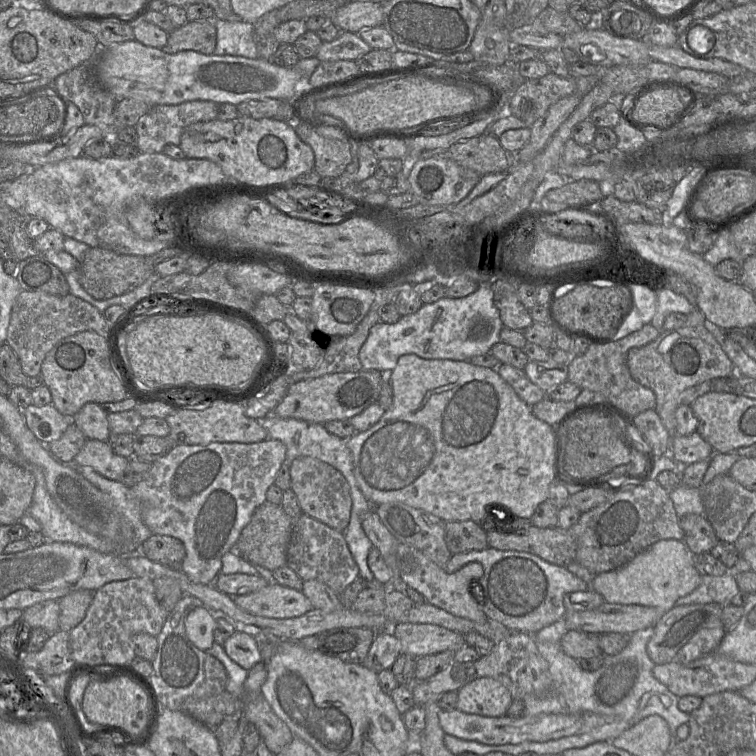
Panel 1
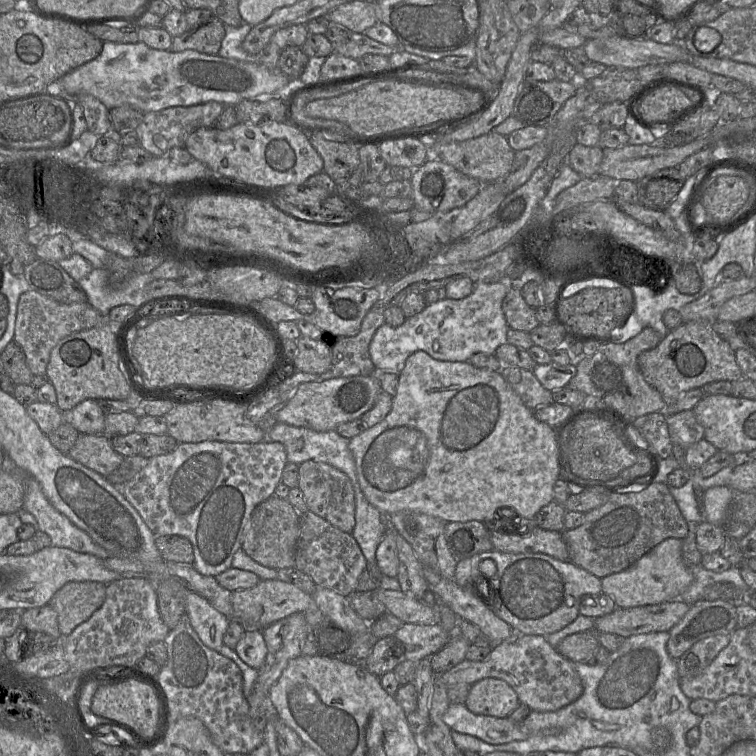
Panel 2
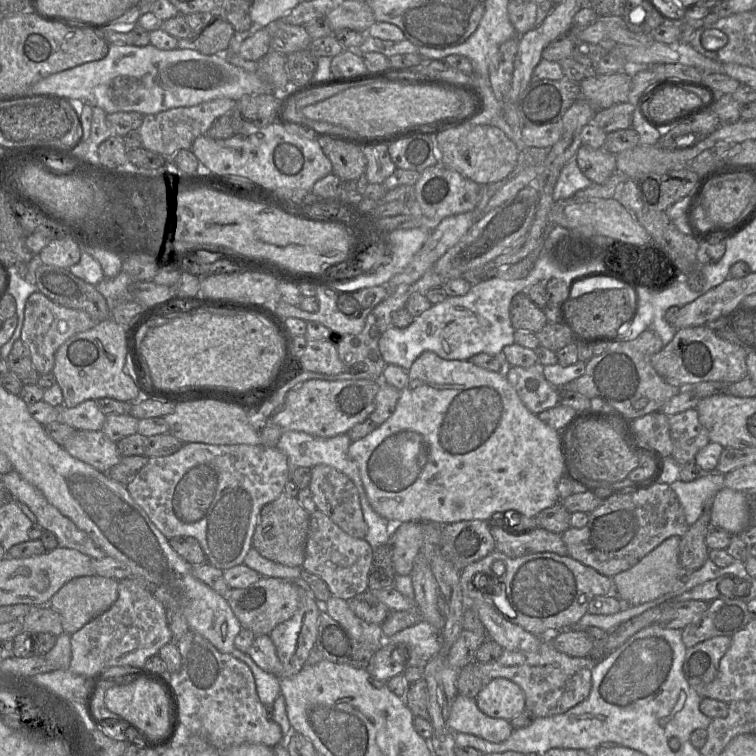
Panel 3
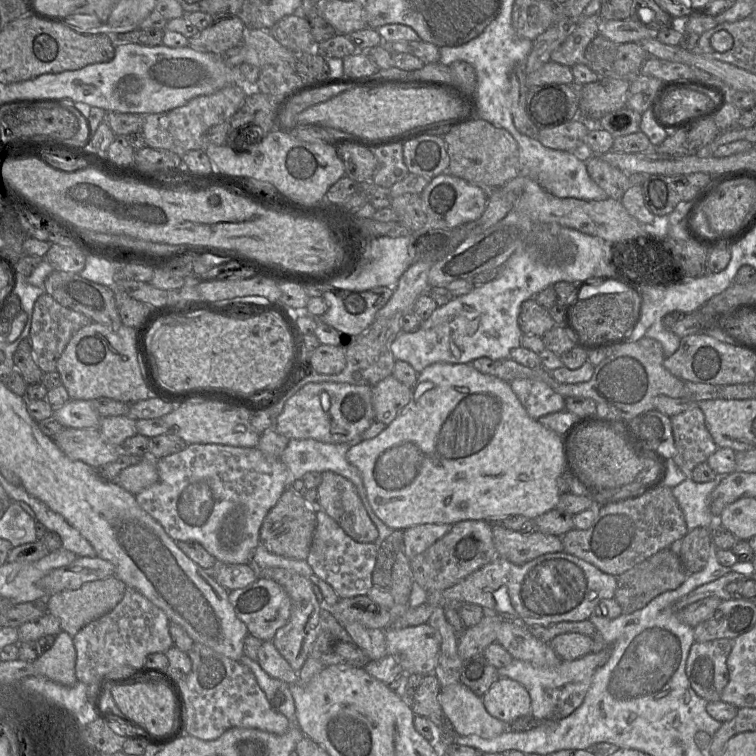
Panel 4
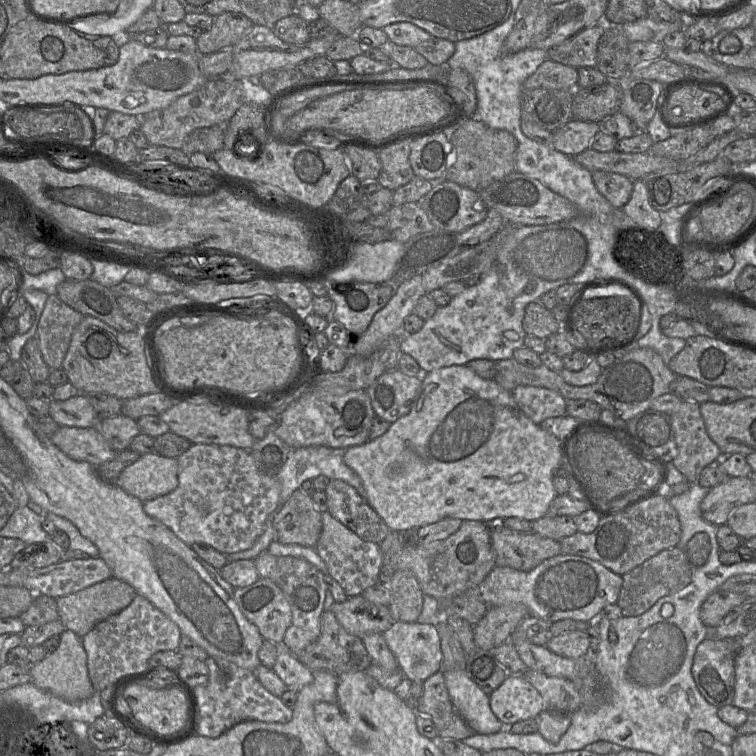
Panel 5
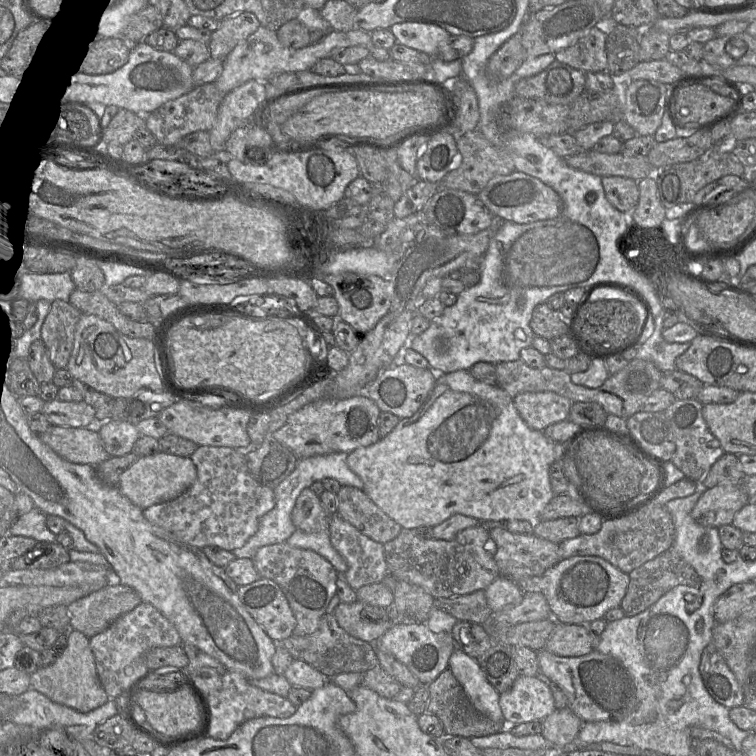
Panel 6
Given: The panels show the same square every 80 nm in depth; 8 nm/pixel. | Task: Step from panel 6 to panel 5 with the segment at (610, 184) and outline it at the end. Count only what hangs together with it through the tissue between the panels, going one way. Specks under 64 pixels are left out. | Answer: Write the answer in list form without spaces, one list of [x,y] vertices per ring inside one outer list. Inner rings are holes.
[[[591,171],[598,191],[616,209],[622,209],[630,199],[634,181],[629,177],[604,171]]]

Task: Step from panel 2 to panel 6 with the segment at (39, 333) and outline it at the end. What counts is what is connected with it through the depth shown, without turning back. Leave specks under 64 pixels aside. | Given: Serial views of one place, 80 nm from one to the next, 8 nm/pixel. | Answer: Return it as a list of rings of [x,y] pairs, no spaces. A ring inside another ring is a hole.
[[[55,300],[40,331],[50,361],[56,368],[65,369],[74,343],[74,332],[81,312],[69,302]]]

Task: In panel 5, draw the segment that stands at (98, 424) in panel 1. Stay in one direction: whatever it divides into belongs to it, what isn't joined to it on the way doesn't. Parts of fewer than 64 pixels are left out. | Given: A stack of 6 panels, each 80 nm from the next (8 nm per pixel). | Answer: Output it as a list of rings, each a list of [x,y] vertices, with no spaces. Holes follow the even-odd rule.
[[[81,393],[65,401],[50,401],[49,416],[59,427],[88,428],[98,423],[91,401]]]

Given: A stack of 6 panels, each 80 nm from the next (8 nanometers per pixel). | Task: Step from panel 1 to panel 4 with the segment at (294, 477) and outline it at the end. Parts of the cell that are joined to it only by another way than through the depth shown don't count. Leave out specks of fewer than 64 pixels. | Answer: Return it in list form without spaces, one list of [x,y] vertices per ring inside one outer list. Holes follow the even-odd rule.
[[[320,472],[322,480],[316,488],[320,509],[335,520],[341,528],[354,540],[362,543],[375,543],[378,530],[370,519],[361,501],[356,486],[347,478],[331,472]]]

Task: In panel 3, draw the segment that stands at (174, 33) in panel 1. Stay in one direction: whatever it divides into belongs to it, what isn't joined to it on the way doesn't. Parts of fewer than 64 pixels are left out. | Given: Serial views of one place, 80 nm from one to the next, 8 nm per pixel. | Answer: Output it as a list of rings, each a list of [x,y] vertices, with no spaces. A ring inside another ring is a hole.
[[[213,17],[201,29],[193,29],[187,38],[178,39],[177,48],[191,49],[205,55],[224,54],[234,34],[235,29],[229,22]]]

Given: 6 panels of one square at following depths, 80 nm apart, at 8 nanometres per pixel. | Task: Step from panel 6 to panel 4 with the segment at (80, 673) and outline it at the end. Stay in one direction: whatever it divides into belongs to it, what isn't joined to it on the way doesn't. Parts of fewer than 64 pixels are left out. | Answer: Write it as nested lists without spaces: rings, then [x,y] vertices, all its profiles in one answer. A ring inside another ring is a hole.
[[[61,631],[56,635],[52,648],[36,659],[33,665],[35,675],[69,686],[78,681],[75,663],[76,650],[73,637],[65,631]]]

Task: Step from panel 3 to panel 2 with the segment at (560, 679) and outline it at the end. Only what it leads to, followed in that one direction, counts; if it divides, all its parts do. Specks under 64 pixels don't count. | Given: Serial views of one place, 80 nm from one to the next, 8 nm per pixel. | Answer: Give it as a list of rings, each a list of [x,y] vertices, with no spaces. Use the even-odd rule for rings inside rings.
[[[515,633],[509,639],[493,644],[485,660],[464,660],[437,676],[447,687],[460,683],[472,685],[485,678],[504,680],[516,692],[520,703],[537,712],[559,710],[576,701],[583,693],[583,684],[574,662],[561,655],[542,635]]]

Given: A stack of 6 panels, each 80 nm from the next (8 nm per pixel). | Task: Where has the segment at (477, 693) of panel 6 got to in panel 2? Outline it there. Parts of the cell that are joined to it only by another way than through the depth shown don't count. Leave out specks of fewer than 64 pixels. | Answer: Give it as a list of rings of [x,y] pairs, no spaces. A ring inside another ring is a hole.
[[[450,704],[443,715],[443,722],[451,731],[474,736],[491,745],[525,740],[528,737],[522,724],[516,724],[508,718],[474,714],[464,704]]]

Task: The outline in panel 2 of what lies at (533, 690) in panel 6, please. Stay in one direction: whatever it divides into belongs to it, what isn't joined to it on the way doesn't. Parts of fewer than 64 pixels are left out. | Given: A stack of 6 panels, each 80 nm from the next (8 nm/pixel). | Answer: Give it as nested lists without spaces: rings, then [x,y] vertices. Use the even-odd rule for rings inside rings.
[[[485,678],[471,685],[464,705],[477,715],[507,718],[520,705],[520,701],[504,680]]]

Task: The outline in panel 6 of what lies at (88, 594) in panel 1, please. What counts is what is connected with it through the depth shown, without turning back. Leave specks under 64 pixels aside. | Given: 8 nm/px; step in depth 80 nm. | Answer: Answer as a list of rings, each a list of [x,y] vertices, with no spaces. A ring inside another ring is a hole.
[[[109,584],[67,606],[71,629],[91,638],[142,602],[133,588]]]

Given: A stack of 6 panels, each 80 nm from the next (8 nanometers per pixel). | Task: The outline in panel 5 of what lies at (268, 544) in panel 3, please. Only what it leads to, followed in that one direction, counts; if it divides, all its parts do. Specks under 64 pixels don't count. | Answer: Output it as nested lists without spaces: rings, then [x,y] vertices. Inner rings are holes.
[[[300,488],[271,515],[276,541],[314,547],[322,530],[321,512],[309,494]]]

